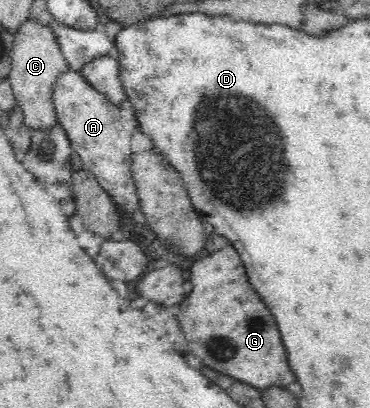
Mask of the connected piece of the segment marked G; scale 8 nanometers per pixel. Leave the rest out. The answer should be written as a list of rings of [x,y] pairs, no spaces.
[[[229,243],[223,249],[219,249],[217,253],[197,261],[191,267],[193,291],[191,291],[191,295],[186,295],[185,301],[179,305],[181,311],[179,311],[177,319],[181,323],[181,329],[185,331],[185,337],[189,341],[191,351],[207,367],[221,371],[221,373],[234,377],[243,383],[251,384],[260,391],[271,387],[271,385],[285,387],[289,383],[295,383],[295,375],[287,363],[287,351],[283,347],[281,333],[277,329],[277,323],[275,323],[271,311],[265,307],[261,297],[251,287],[241,259],[238,251]]]

